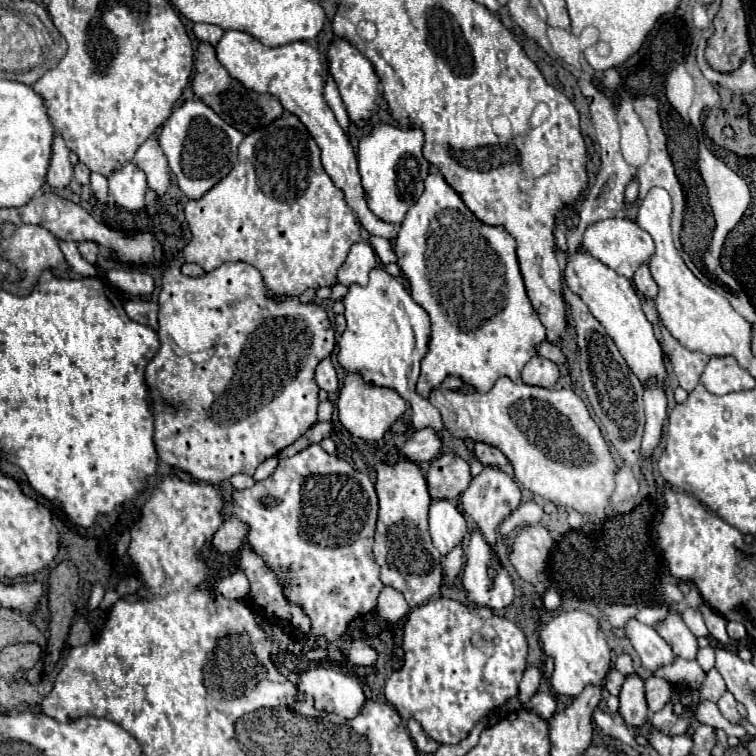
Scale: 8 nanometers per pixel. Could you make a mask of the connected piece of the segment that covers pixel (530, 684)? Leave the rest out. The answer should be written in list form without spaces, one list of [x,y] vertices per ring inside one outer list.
[[[528,666],[528,670],[524,672],[524,678],[520,682],[520,694],[518,698],[514,698],[512,702],[504,704],[502,706],[502,712],[512,712],[512,710],[520,710],[522,704],[526,704],[538,690],[538,684],[540,684],[540,678],[542,678],[542,672],[540,668],[536,666]]]

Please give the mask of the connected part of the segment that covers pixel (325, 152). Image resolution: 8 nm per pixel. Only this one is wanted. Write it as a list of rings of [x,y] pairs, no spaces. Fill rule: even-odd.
[[[228,30],[228,32],[224,32],[224,38],[218,42],[216,54],[218,54],[220,64],[236,80],[244,82],[244,86],[248,86],[250,90],[276,94],[280,98],[282,106],[300,118],[300,122],[308,128],[308,132],[312,134],[312,138],[316,140],[316,144],[322,150],[324,170],[328,172],[332,182],[346,194],[346,202],[358,216],[362,228],[370,234],[376,234],[376,236],[382,236],[388,240],[396,238],[396,234],[398,234],[396,226],[388,226],[386,222],[380,222],[368,210],[368,206],[364,202],[364,190],[360,186],[360,174],[358,174],[358,162],[356,162],[354,150],[352,150],[346,134],[342,132],[340,124],[336,122],[334,112],[330,110],[330,106],[326,104],[326,100],[322,96],[324,66],[322,66],[320,52],[314,46],[310,46],[308,42],[292,42],[292,44],[280,46],[280,48],[266,48],[258,38],[254,38],[250,34]]]

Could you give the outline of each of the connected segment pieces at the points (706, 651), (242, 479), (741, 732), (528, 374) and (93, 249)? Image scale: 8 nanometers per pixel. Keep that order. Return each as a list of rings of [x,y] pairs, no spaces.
[[[712,646],[700,648],[698,654],[696,654],[696,662],[700,664],[700,668],[702,668],[704,672],[708,672],[708,668],[714,666],[714,648],[712,648]]]
[[[234,474],[230,478],[230,484],[234,486],[234,490],[244,490],[244,488],[252,488],[254,486],[254,480],[248,474]]]
[[[702,700],[695,712],[695,715],[699,723],[721,729],[728,736],[736,736],[740,740],[744,740],[747,736],[747,733],[742,726],[733,725],[722,716],[714,702]]]
[[[542,356],[532,358],[524,370],[522,370],[522,382],[530,386],[542,386],[542,388],[554,388],[558,382],[558,366],[552,360],[546,360]]]
[[[90,240],[80,242],[78,250],[80,250],[80,254],[82,254],[84,260],[88,260],[90,264],[96,264],[96,254],[98,254],[98,244],[96,242],[90,242]]]

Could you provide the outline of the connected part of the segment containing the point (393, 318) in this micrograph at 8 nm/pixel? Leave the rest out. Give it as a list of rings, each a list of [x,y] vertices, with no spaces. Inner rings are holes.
[[[384,268],[370,272],[368,286],[350,286],[344,298],[346,330],[338,342],[338,364],[348,374],[362,376],[364,382],[384,388],[394,388],[412,408],[412,424],[416,430],[432,428],[442,438],[440,412],[416,392],[420,360],[426,354],[430,338],[428,314],[418,306],[410,292]]]

